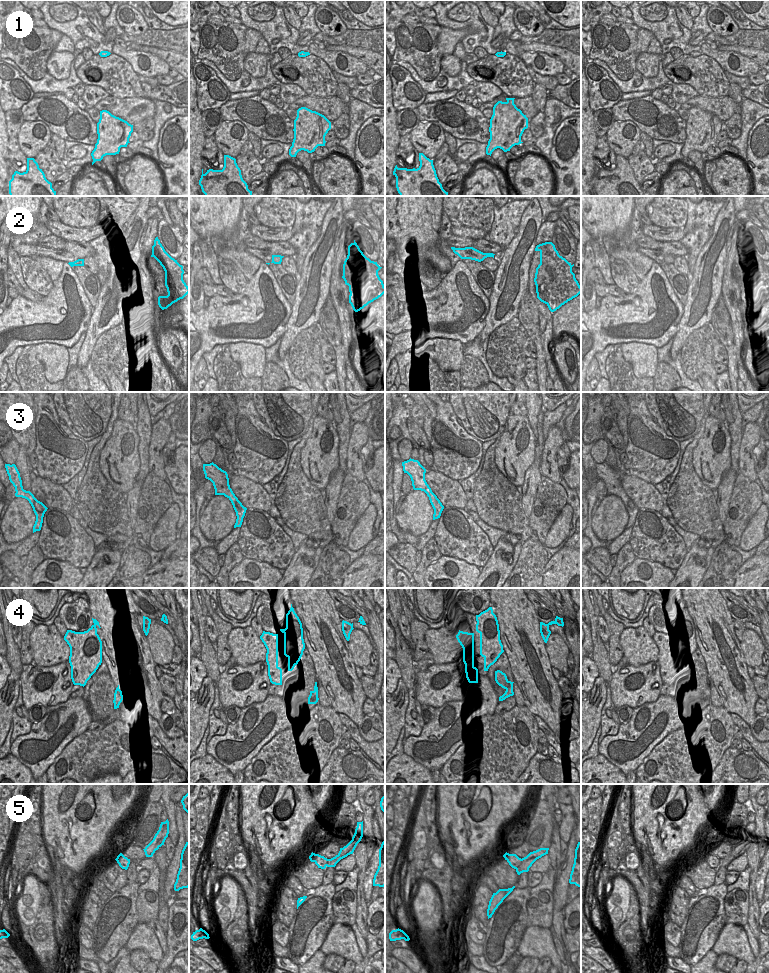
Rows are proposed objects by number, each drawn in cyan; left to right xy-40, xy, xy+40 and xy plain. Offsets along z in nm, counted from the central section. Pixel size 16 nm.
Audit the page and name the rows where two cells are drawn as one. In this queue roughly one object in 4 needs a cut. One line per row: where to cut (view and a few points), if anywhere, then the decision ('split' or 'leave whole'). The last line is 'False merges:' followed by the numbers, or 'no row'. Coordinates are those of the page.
1: cut none; leave whole
2: cut xy (272, 260), (278, 263); split
3: cut none; leave whole
4: cut none; leave whole
5: cut xy+40 (522, 859), (522, 862), (516, 869); split
False merges: 2, 5

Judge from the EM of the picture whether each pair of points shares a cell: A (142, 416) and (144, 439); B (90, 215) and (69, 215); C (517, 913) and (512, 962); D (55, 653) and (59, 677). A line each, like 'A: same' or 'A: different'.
A: same
B: same
C: different
D: different

